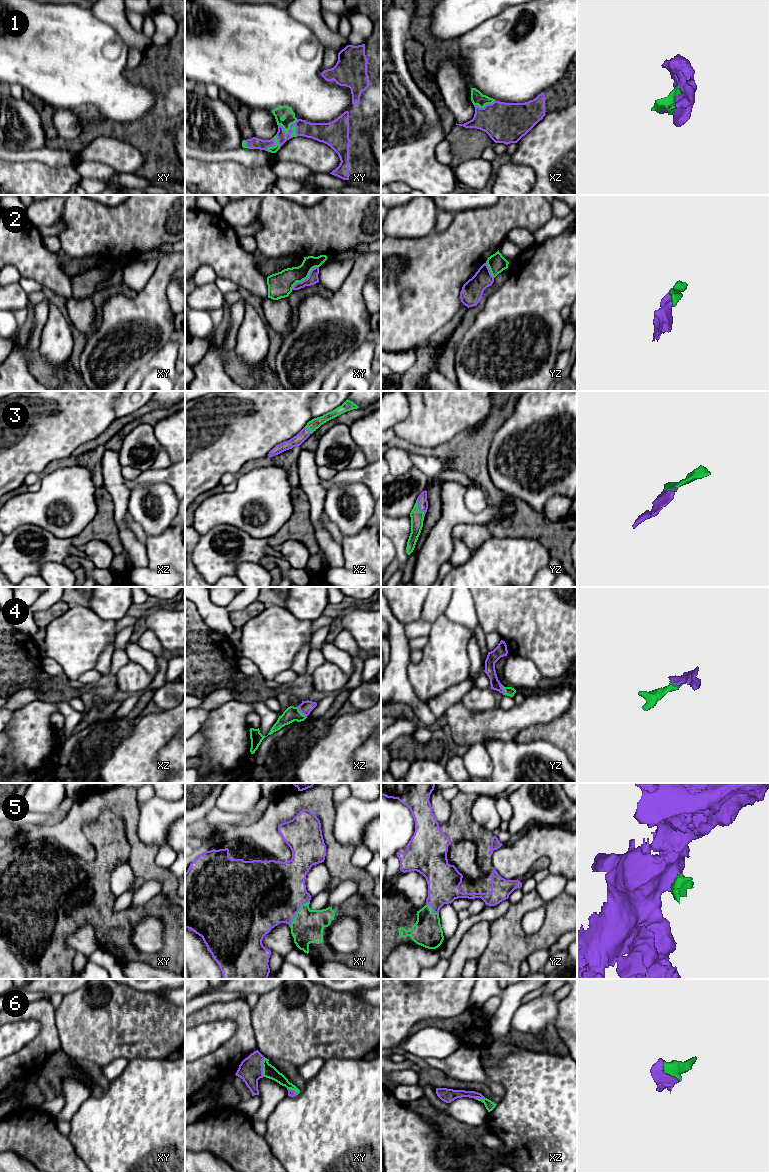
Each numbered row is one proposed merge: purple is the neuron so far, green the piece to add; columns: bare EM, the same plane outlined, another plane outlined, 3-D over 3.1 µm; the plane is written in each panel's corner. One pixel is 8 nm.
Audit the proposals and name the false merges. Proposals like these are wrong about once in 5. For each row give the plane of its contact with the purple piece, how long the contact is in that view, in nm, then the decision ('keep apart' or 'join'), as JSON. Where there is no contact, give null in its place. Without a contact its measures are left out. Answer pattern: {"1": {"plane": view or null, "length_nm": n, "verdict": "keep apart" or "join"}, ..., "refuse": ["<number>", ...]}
{"1": {"plane": "xy", "length_nm": 180, "verdict": "join"}, "2": {"plane": "xy", "length_nm": 300, "verdict": "keep apart"}, "3": {"plane": "yz", "length_nm": 140, "verdict": "join"}, "4": {"plane": "xz", "length_nm": 110, "verdict": "join"}, "5": {"plane": "xy", "length_nm": 260, "verdict": "join"}, "6": {"plane": "xy", "length_nm": 160, "verdict": "join"}, "refuse": ["2"]}

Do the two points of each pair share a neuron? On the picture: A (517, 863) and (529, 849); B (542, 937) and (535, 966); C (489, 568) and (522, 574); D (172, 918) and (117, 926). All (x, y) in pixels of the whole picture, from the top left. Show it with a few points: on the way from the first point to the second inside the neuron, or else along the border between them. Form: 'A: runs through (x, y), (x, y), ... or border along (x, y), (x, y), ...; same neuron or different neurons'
A: runs through (518, 860), (526, 852); same neuron
B: border along (538, 949), (526, 959); different neurons
C: runs through (497, 569), (514, 569); same neuron
D: runs through (158, 909), (145, 909), (131, 915); same neuron

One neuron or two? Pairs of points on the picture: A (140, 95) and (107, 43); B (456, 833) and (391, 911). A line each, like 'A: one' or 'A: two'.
A: one
B: one

